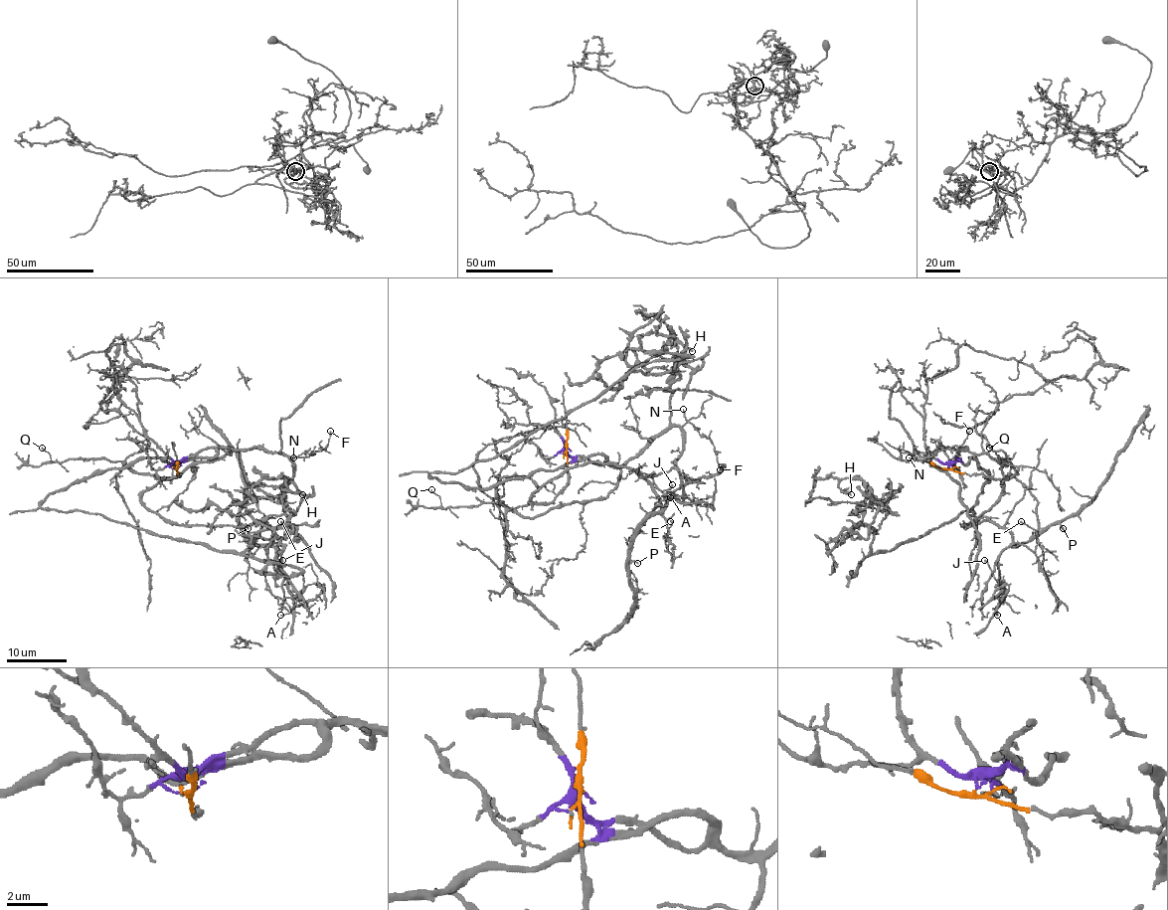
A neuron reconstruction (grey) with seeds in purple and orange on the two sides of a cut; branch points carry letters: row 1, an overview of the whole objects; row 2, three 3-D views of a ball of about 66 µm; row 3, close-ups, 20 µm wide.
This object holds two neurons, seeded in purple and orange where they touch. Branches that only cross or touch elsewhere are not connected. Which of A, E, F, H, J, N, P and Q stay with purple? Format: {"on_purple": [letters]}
{"on_purple": ["F", "H", "N", "Q"]}

